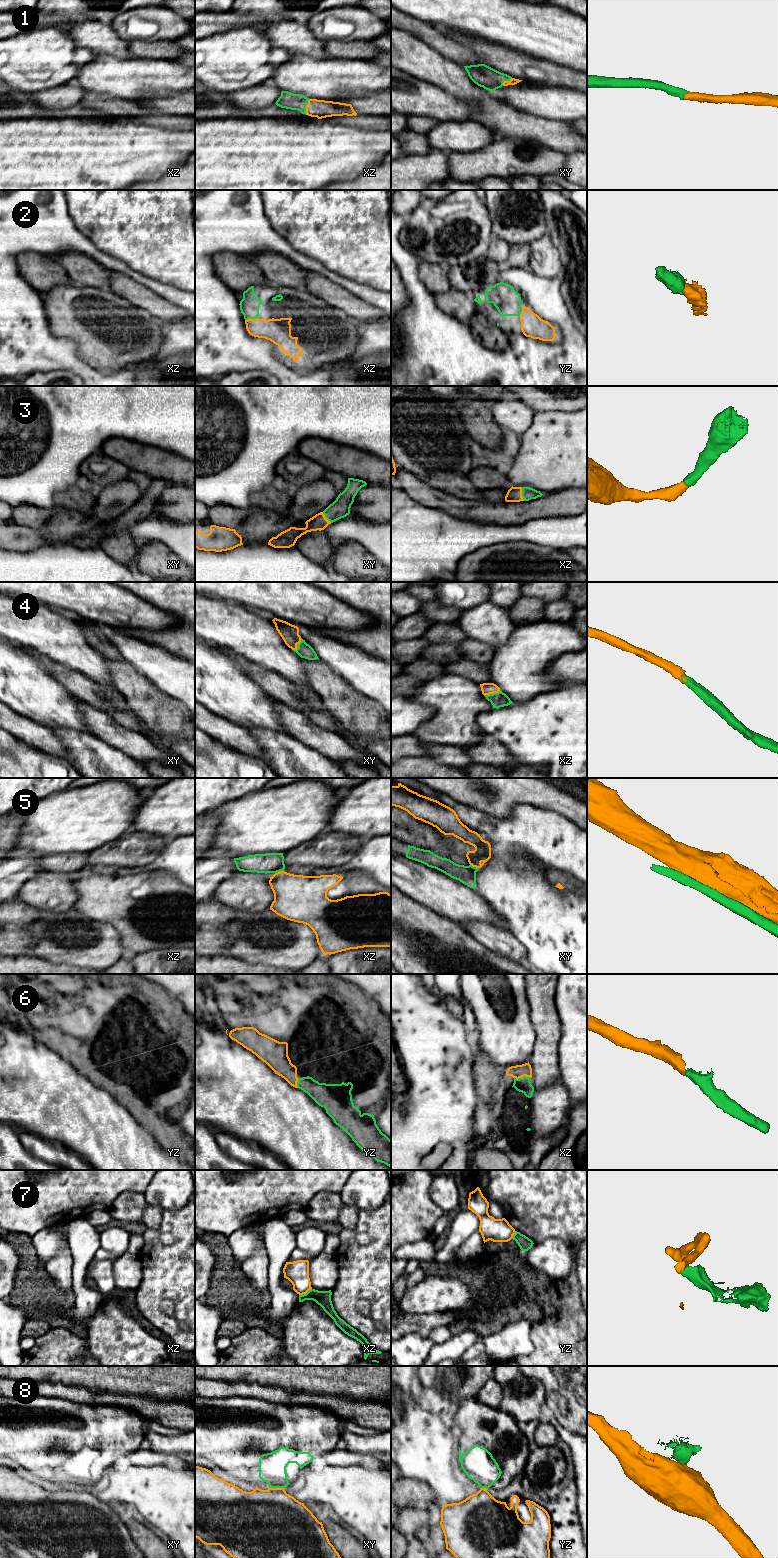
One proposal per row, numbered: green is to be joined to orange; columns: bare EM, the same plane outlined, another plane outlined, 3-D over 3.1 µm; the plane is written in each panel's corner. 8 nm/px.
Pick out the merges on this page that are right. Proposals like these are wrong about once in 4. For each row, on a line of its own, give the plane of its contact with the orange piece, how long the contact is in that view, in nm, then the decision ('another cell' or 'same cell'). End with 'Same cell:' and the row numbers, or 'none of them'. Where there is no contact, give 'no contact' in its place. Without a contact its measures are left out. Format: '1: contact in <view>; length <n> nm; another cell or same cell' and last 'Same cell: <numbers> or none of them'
1: contact in xz; length 130 nm; same cell
2: contact in xz; length 110 nm; same cell
3: contact in xz; length 110 nm; same cell
4: contact in xz; length 140 nm; same cell
5: contact in xy; length 90 nm; another cell
6: contact in xz; length 140 nm; same cell
7: contact in xz; length 120 nm; another cell
8: contact in xy; length 110 nm; another cell
Same cell: 1, 2, 3, 4, 6

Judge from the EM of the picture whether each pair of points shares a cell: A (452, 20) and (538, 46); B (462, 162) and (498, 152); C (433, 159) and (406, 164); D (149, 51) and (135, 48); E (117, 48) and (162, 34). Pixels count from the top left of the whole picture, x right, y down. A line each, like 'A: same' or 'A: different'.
A: same
B: same
C: same
D: same
E: different

